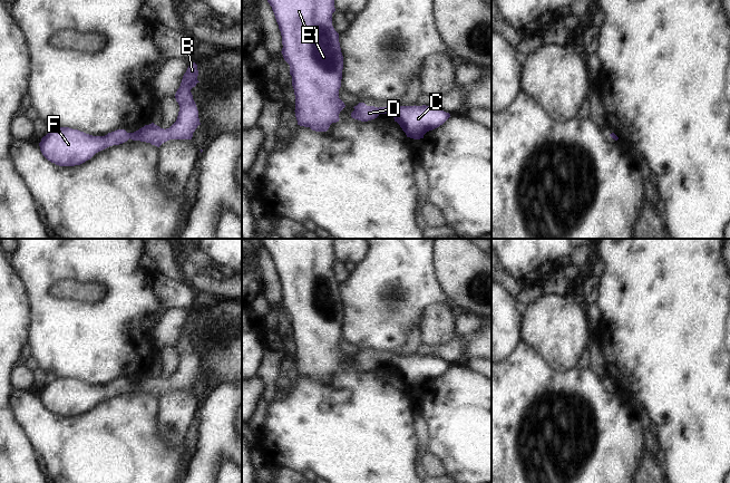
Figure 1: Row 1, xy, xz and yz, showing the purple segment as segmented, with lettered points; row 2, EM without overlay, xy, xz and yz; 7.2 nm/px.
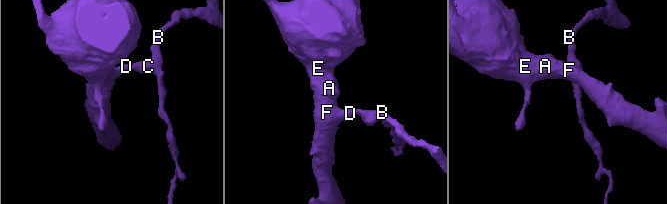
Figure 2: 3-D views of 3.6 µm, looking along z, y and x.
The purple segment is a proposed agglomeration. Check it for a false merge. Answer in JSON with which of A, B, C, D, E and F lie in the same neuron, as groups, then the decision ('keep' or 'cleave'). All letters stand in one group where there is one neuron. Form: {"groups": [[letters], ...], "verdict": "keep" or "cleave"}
{"groups": [["A", "B", "C", "D", "E", "F"]], "verdict": "keep"}

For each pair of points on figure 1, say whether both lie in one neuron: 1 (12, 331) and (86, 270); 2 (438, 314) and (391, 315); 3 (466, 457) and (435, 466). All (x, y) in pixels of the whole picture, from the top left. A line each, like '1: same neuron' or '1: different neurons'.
1: different neurons
2: different neurons
3: different neurons

